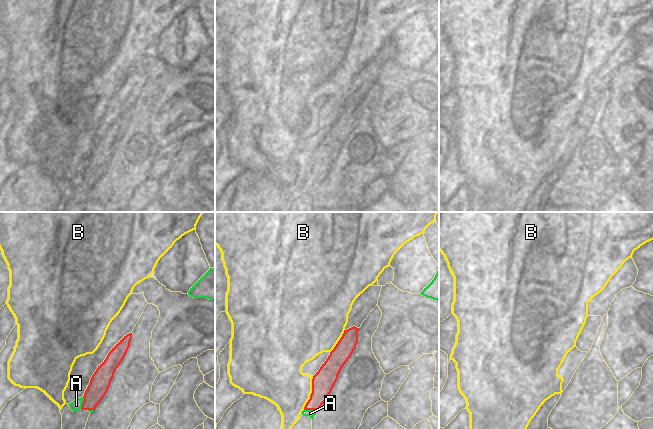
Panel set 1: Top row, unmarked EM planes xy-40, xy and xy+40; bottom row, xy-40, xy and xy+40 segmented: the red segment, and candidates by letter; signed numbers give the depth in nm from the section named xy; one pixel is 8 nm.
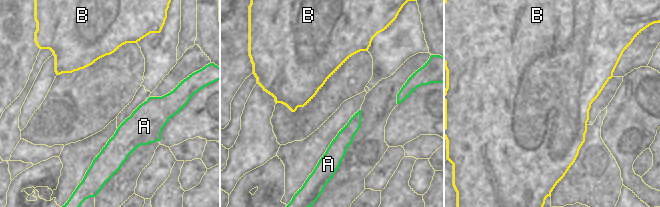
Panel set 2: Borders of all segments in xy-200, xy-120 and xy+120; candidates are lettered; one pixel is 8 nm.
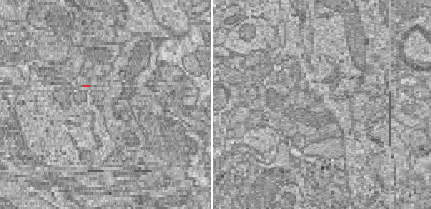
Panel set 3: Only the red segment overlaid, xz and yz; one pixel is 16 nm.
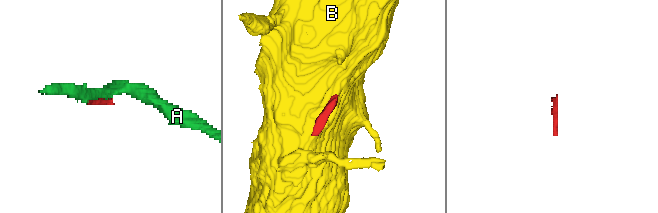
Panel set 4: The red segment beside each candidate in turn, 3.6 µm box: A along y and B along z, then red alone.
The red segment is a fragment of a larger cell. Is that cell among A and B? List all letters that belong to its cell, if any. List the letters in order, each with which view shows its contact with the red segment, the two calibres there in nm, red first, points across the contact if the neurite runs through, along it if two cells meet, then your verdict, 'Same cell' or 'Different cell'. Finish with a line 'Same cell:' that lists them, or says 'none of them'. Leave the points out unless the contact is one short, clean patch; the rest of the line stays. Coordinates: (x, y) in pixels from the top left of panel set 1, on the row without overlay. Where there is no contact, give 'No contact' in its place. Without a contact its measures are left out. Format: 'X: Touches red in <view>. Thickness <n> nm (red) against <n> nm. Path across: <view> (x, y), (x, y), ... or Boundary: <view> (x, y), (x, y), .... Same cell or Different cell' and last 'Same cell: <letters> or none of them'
A: Touches red in xy. Thickness 180 nm (red) against 60 nm. Different cell
B: Touches red in xy. Thickness 180 nm (red) against 360 nm. Different cell
Same cell: none of them.

